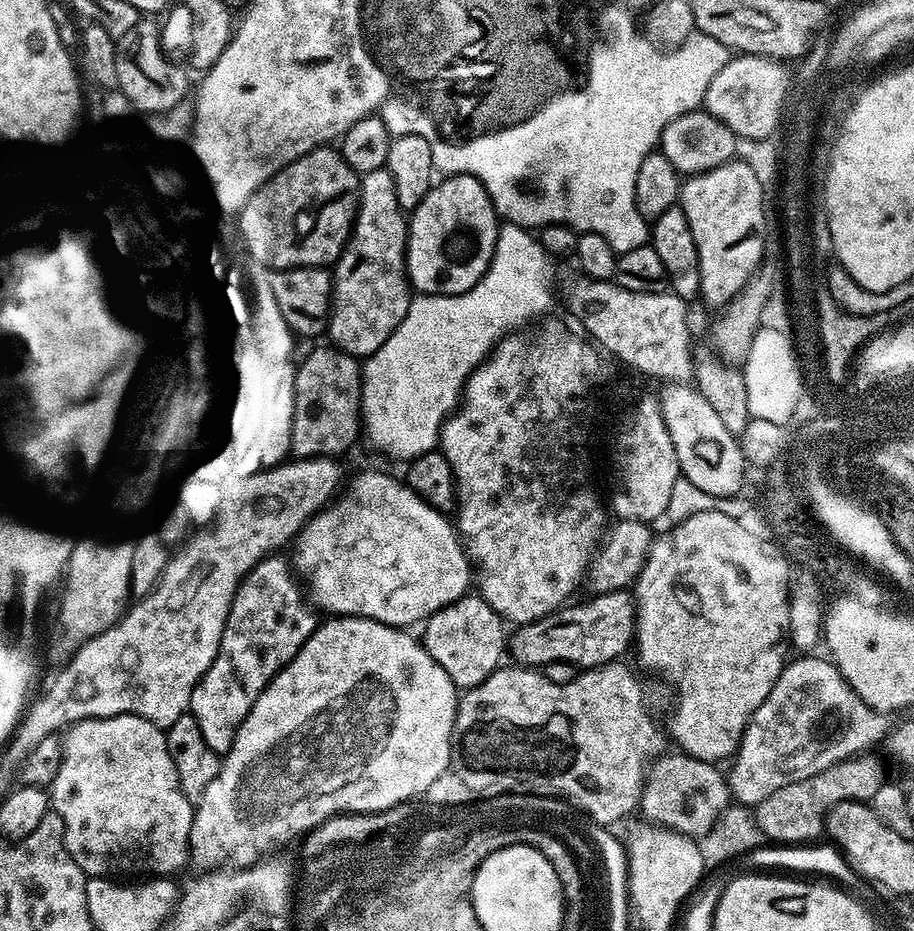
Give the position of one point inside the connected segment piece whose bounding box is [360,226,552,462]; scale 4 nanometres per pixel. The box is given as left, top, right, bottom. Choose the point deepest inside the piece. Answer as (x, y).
(415, 381)

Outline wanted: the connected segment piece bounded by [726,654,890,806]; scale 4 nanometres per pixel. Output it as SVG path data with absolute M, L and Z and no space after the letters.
M800 654L796 656L797 660L789 659L766 700L754 710L740 746L731 757L732 769L726 772L728 790L737 805L761 804L774 794L774 790L782 790L782 786L790 786L790 782L802 782L802 778L822 774L822 770L851 756L867 753L888 736L889 717L866 706L866 702L862 702L862 698L858 698L858 694L854 694L851 686L844 681L831 659L818 655Z

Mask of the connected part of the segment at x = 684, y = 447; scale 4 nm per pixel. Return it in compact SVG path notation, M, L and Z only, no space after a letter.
M665 383L658 392L661 408L664 410L666 430L670 430L670 442L674 442L674 454L684 480L689 480L714 496L734 496L744 484L746 461L740 450L737 437L722 426L714 406L689 383Z

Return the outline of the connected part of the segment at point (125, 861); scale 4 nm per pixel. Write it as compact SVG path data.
M115 716L105 720L81 720L80 723L71 725L63 736L58 774L50 786L50 804L58 814L58 818L62 818L66 850L70 854L70 858L74 858L74 862L78 862L78 866L84 871L85 876L89 878L124 878L127 877L124 876L127 872L148 872L144 874L155 874L160 878L168 878L173 875L171 872L180 872L184 867L187 869L190 864L192 846L194 804L182 794L182 786L178 782L178 770L174 770L174 761L170 758L165 729L137 716Z

